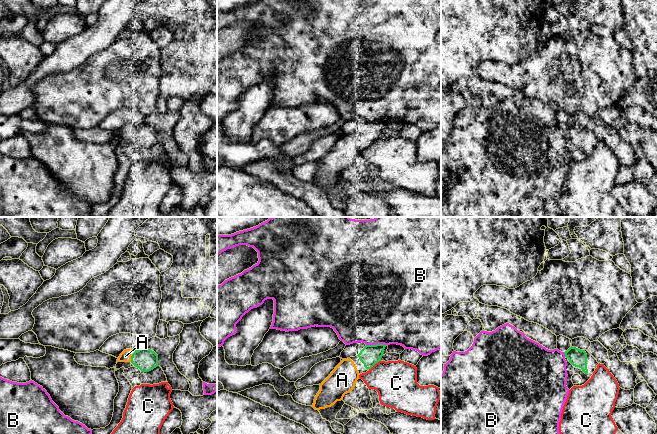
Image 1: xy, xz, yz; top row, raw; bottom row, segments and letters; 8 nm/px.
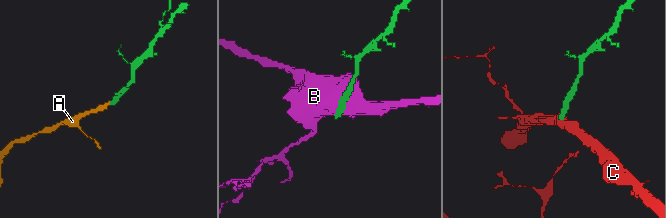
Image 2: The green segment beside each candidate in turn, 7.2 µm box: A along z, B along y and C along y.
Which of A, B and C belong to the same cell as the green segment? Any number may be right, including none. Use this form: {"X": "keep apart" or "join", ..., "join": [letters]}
{"A": "join", "B": "keep apart", "C": "keep apart", "join": ["A"]}

